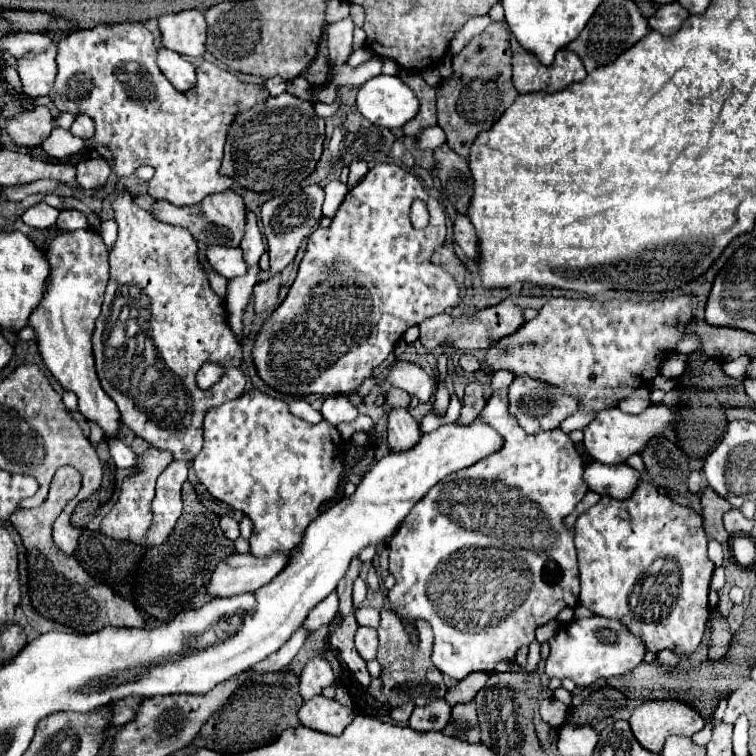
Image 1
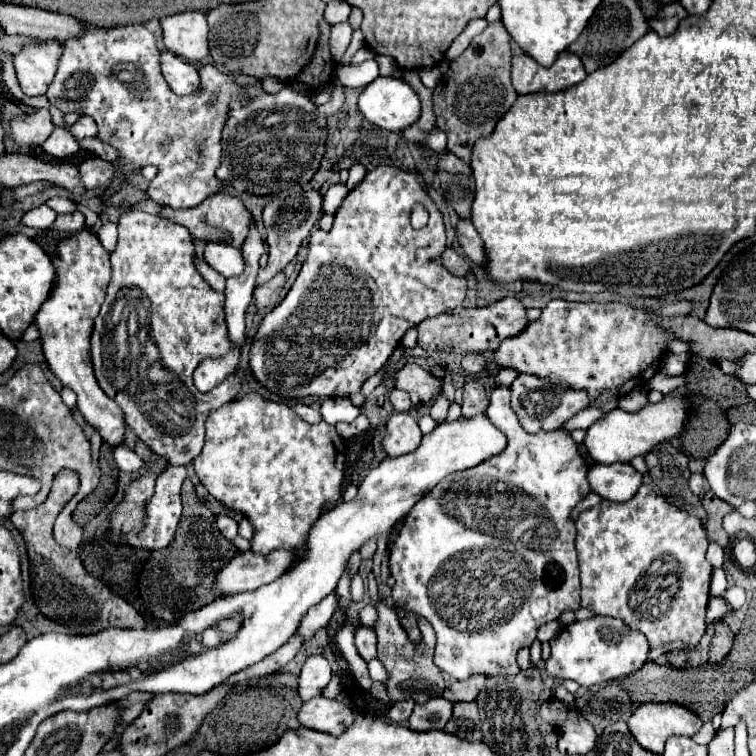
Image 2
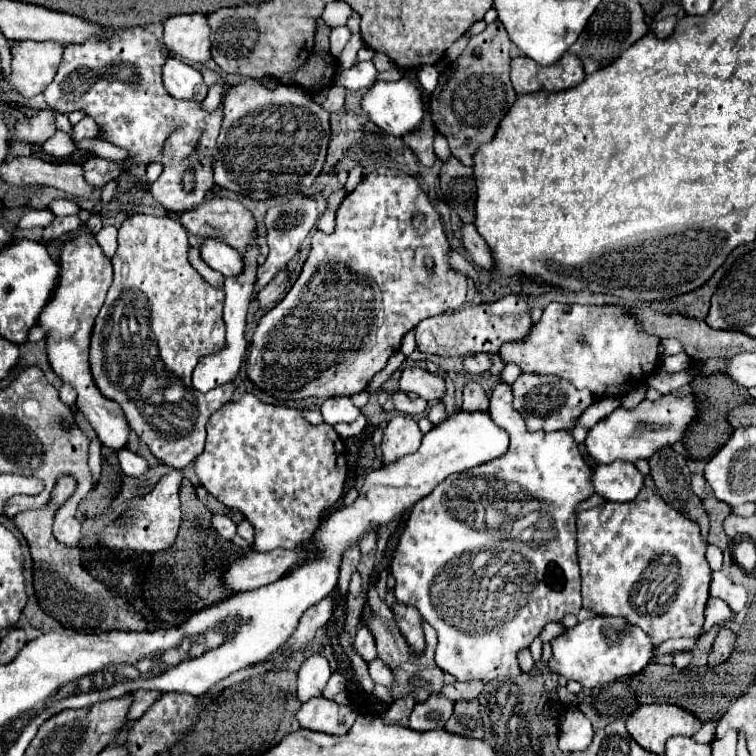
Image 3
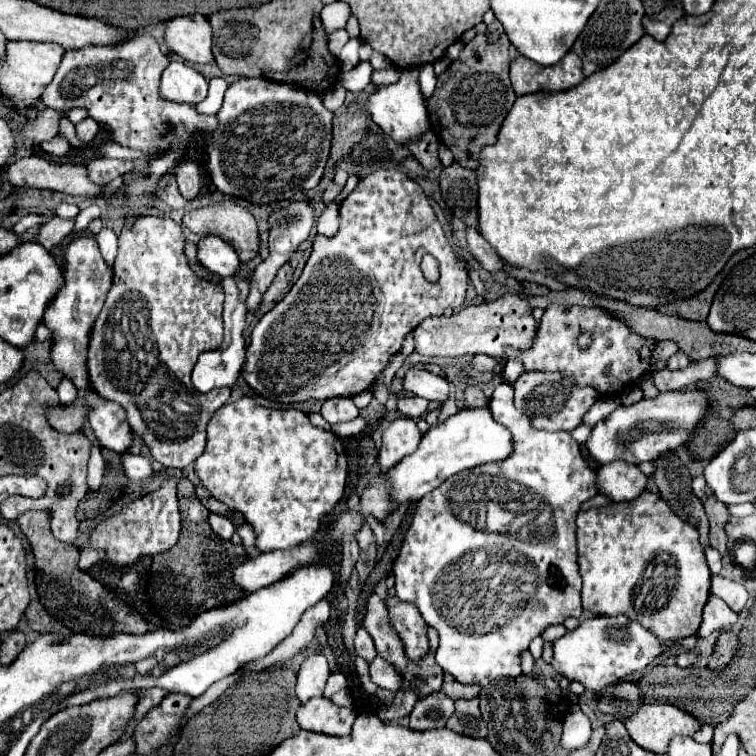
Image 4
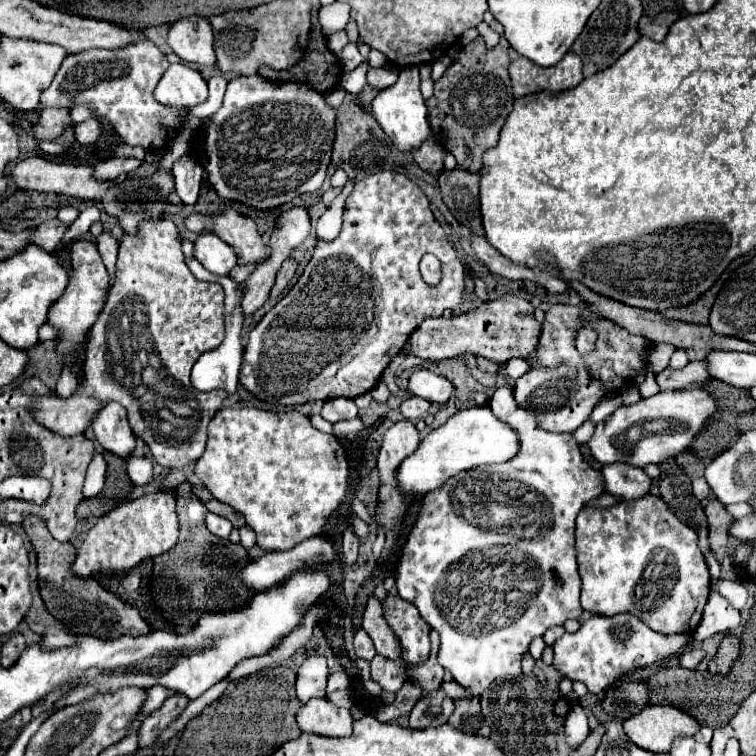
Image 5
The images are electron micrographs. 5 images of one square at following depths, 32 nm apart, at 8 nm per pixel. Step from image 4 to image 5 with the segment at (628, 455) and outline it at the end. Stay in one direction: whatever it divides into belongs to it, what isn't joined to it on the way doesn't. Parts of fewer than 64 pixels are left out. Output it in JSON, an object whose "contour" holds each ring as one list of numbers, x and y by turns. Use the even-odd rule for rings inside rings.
{"contour":[[690,388,690,390,664,390,658,392,652,398,640,400,630,406,620,406,610,418,604,422,598,422,596,432,592,440,588,442,592,456,600,464,614,464,624,462,638,468,644,468,648,464,662,464,668,458,676,458,678,454,686,452,700,434,700,430,706,426,706,422,714,416,718,410,718,402,702,388],[654,420,668,420,674,424,686,424,686,428,680,430,666,430,666,432,654,432,652,422]]}

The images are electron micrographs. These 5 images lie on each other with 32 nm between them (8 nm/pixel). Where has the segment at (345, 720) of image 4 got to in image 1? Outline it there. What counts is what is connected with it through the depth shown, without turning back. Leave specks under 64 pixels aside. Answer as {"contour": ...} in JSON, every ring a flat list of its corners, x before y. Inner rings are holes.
{"contour":[[314,696,312,700,304,702,298,710,298,718,302,726,312,730,320,730,324,734,340,736,344,728,354,720,354,710,342,706,336,700,328,700,324,696]]}

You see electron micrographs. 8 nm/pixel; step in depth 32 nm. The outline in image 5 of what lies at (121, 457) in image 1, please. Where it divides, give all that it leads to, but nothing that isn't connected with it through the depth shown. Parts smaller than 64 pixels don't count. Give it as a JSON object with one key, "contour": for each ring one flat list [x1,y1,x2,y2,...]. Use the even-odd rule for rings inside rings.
{"contour":[[130,456,126,460,128,464,128,476,132,478,132,482,136,486,148,486,154,480,154,472,152,472,152,462,148,458,136,458]]}

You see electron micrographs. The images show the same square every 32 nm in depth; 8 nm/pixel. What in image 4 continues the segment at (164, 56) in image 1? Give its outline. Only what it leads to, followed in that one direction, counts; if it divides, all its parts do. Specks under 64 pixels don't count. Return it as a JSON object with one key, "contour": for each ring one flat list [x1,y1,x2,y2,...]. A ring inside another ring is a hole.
{"contour":[[182,62,168,64,158,88,158,96,162,100,176,102,176,104,186,104,186,102,196,104,202,102,206,94,208,94,208,82,198,70]]}

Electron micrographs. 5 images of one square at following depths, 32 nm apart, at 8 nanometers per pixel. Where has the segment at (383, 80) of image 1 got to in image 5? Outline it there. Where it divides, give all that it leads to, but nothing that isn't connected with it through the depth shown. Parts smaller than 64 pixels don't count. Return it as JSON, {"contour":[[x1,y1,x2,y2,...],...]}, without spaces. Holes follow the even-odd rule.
{"contour":[[416,66,412,68,402,68,398,82,392,84,388,90,382,90,374,102,372,102,372,112,382,126,382,130,388,134,392,144,400,152,414,152,424,144,424,140,430,136,430,124,428,124,428,112,424,98,420,94,420,72]]}

